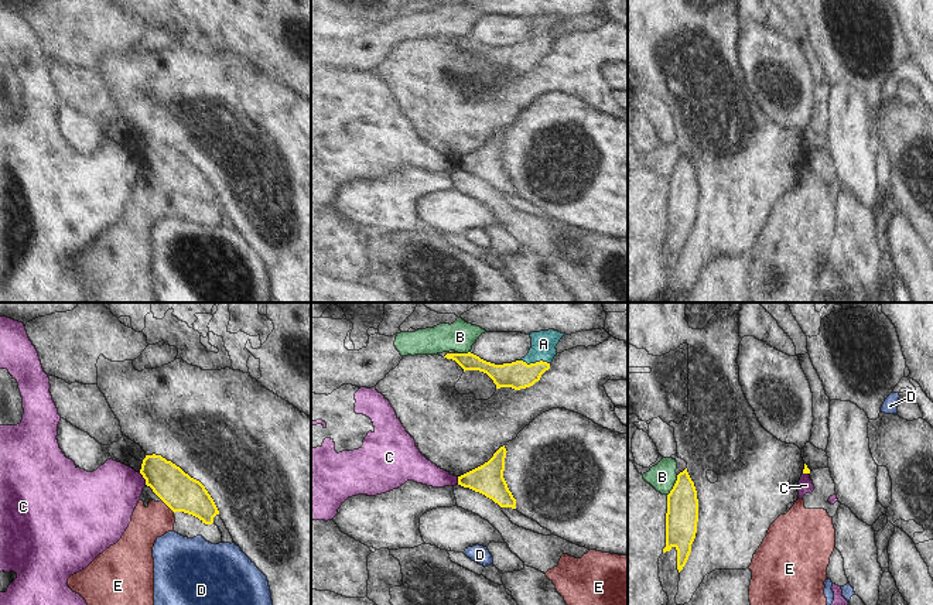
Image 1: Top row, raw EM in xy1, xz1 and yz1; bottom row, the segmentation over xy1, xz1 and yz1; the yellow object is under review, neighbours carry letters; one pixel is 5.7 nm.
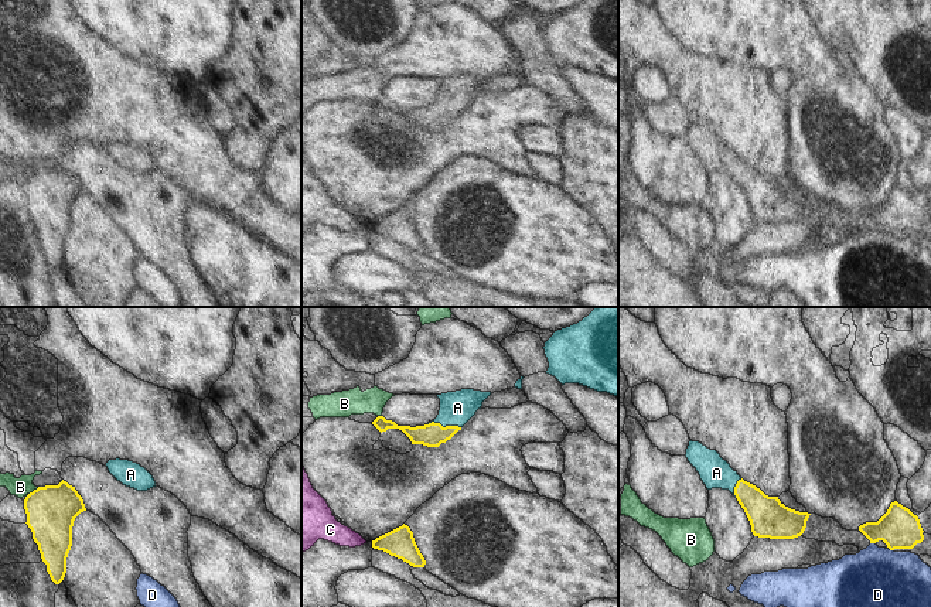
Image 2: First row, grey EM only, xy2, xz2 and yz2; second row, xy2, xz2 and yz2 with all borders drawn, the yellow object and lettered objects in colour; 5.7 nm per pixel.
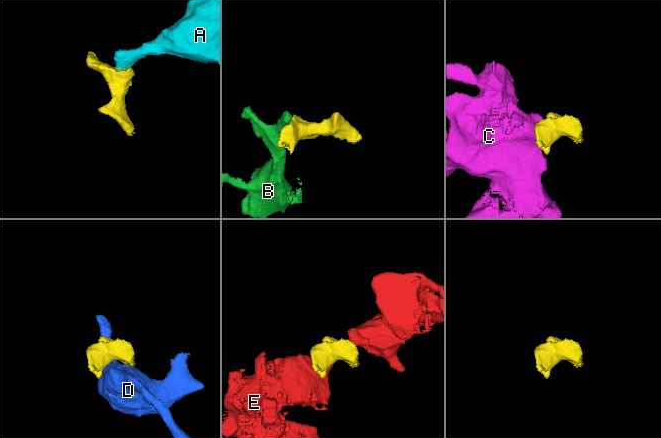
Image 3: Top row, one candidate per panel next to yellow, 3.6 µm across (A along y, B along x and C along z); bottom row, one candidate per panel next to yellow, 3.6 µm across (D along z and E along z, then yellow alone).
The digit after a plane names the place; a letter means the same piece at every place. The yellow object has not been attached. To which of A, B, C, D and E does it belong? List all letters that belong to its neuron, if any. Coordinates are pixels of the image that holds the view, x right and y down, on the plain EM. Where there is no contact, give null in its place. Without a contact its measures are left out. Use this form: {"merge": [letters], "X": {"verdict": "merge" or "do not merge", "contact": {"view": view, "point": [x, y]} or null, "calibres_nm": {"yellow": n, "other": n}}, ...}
{"merge": ["A"], "A": {"verdict": "merge", "contact": {"view": "xz2", "point": [446, 109]}, "calibres_nm": {"yellow": 140, "other": 190}}, "B": {"verdict": "do not merge", "contact": {"view": "yz1", "point": [675, 168]}, "calibres_nm": {"yellow": 180, "other": 160}}, "C": {"verdict": "do not merge", "contact": {"view": "xy1", "point": [143, 160]}, "calibres_nm": {"yellow": 220, "other": 340}}, "D": {"verdict": "do not merge", "contact": {"view": "yz2", "point": [873, 225]}, "calibres_nm": {"yellow": 240, "other": 440}}, "E": {"verdict": "do not merge", "contact": {"view": "xy1", "point": [168, 190]}, "calibres_nm": {"yellow": 220, "other": 190}}}

